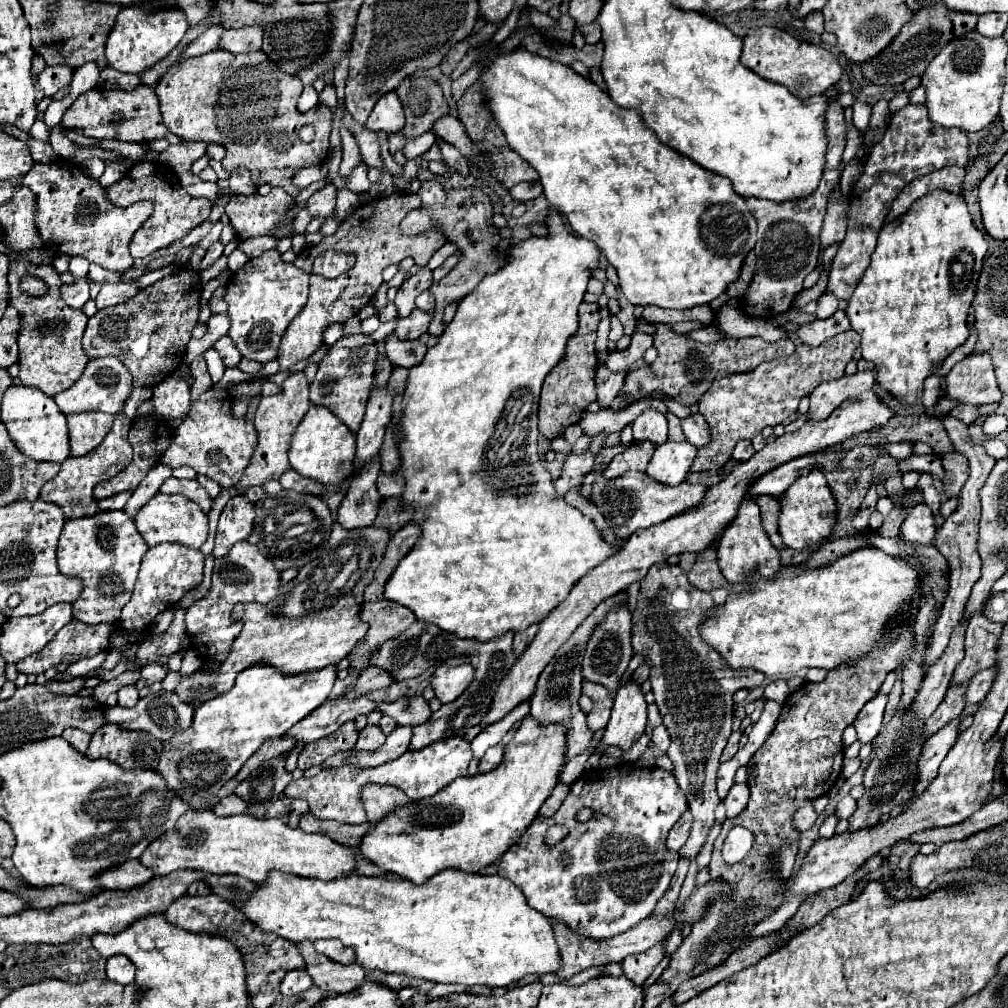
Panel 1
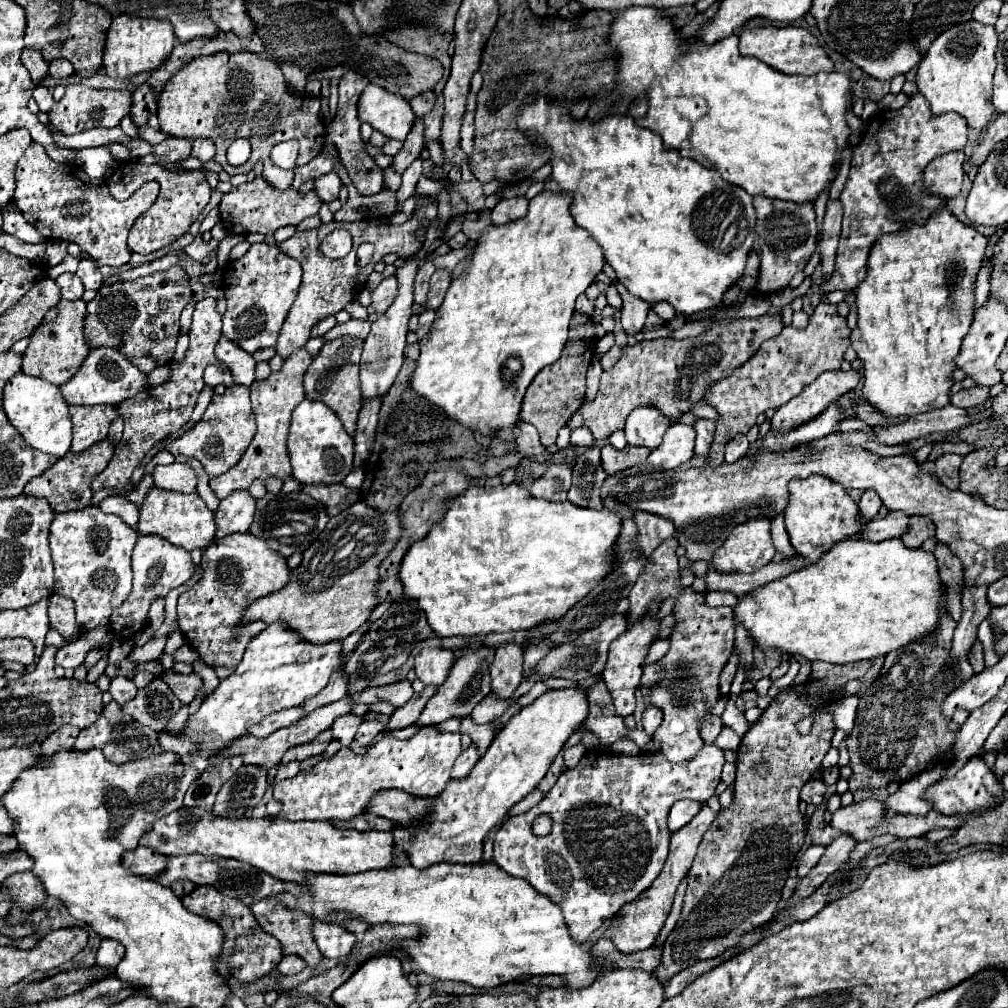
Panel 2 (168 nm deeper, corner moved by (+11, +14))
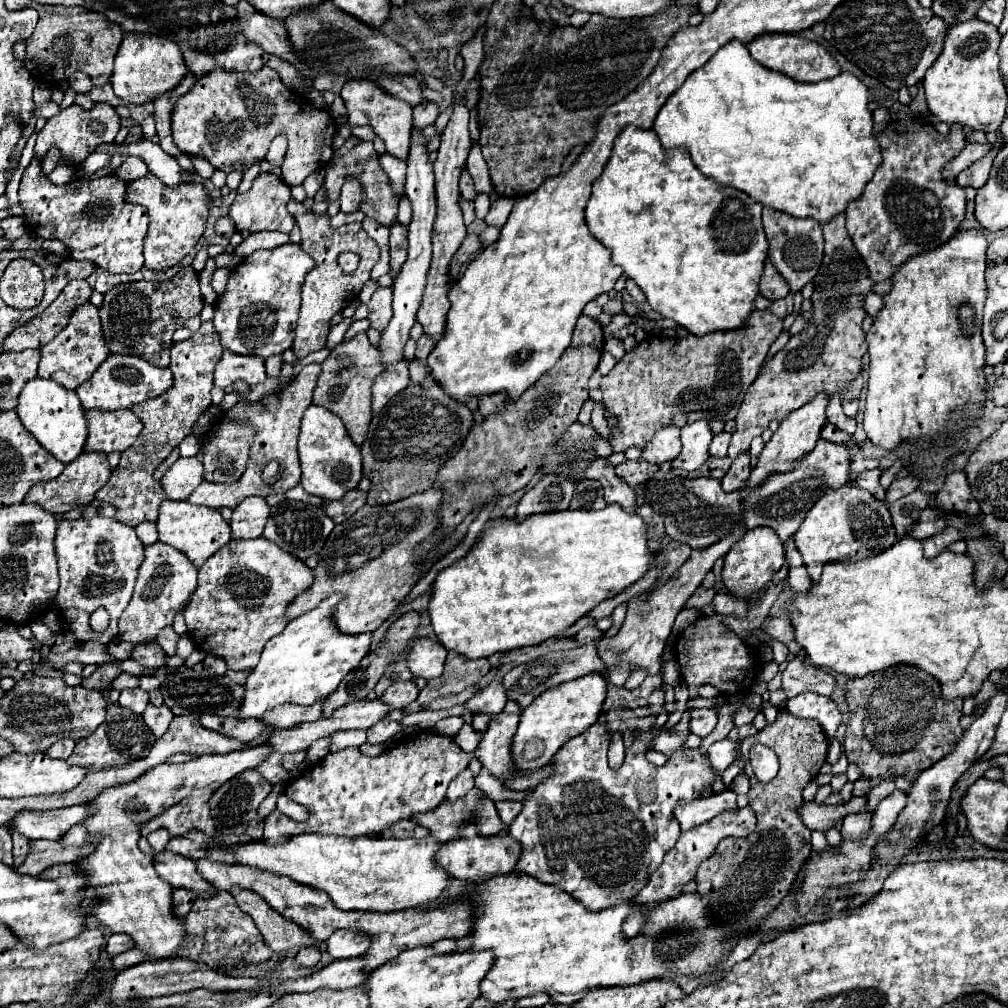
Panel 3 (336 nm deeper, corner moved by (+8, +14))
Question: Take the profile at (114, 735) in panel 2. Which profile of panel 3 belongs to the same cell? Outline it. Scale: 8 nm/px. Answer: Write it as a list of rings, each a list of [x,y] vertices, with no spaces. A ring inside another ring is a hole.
[[[109,705],[107,707],[107,719],[95,733],[91,733],[87,739],[79,739],[75,745],[75,751],[67,759],[69,765],[83,765],[87,771],[97,769],[109,769],[109,767],[121,767],[135,759],[143,759],[149,755],[151,745],[155,743],[155,735],[147,725],[143,723],[143,717],[133,713],[131,709],[123,709],[121,705]]]

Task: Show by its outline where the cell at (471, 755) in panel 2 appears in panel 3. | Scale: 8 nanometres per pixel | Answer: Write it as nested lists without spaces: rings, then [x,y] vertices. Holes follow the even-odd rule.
[[[467,767],[467,769],[463,769],[463,771],[451,781],[451,785],[449,785],[449,789],[447,789],[447,799],[459,799],[459,797],[463,797],[469,789],[473,789],[473,773],[471,773],[471,769]]]

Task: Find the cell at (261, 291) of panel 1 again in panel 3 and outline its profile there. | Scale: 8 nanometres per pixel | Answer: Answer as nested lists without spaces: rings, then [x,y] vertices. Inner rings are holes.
[[[285,243],[275,249],[259,249],[245,257],[233,271],[225,289],[225,295],[215,303],[215,331],[221,335],[221,345],[239,355],[259,355],[269,357],[283,353],[291,347],[295,337],[295,323],[301,305],[301,285],[305,275],[313,269],[315,261],[295,243]]]

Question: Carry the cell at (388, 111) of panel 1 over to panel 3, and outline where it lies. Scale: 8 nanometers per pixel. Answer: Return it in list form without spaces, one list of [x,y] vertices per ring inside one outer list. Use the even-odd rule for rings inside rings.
[[[349,79],[341,93],[339,93],[345,101],[347,107],[348,122],[345,126],[341,126],[334,137],[333,147],[339,148],[350,138],[350,130],[355,126],[371,125],[375,135],[381,137],[385,141],[387,153],[405,159],[409,153],[409,145],[411,145],[411,133],[413,133],[413,115],[411,115],[411,105],[407,105],[405,101],[391,97],[391,93],[383,91],[377,83],[369,81],[369,79]]]

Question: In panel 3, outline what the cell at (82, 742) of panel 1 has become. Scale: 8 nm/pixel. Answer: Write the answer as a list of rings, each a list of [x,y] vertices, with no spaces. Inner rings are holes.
[[[63,739],[63,741],[55,741],[55,745],[51,745],[45,753],[53,759],[67,759],[69,753],[73,751],[75,741],[73,739]]]

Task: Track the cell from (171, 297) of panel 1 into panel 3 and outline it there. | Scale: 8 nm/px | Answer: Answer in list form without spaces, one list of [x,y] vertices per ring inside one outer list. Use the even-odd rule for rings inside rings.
[[[191,265],[181,267],[169,281],[133,281],[115,285],[105,293],[99,317],[103,325],[103,337],[111,353],[137,355],[151,365],[167,367],[169,349],[173,345],[173,333],[185,325],[193,315],[203,309],[203,297],[199,291],[199,277]]]

